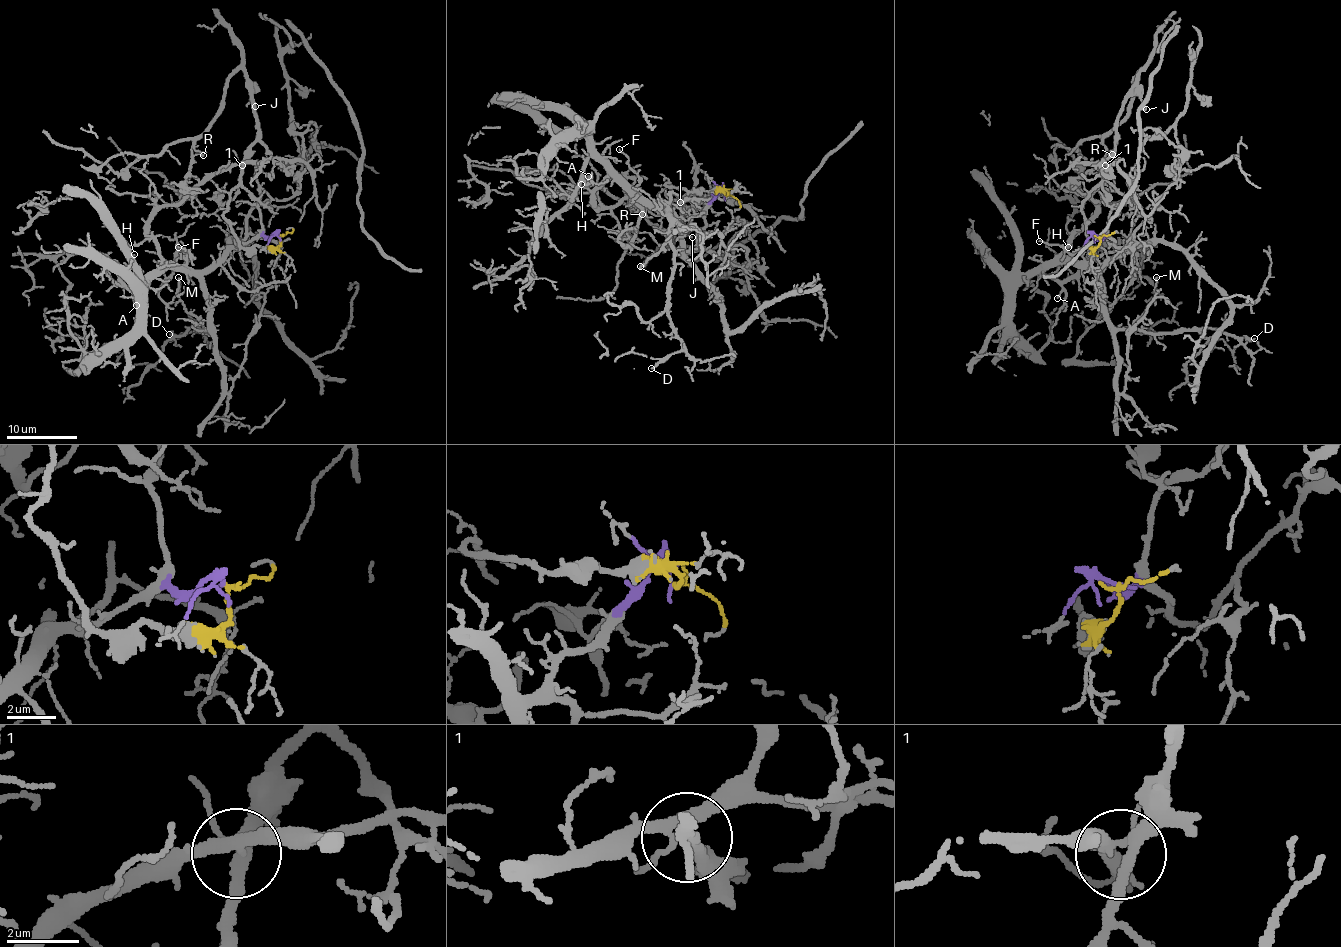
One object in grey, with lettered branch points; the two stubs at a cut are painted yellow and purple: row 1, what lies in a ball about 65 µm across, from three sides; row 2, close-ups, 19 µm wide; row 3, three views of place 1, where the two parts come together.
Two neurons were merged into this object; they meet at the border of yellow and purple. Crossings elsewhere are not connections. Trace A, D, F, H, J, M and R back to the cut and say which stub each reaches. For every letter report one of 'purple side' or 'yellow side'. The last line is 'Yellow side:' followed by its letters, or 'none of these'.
A: purple side
D: purple side
F: purple side
H: purple side
J: yellow side
M: purple side
R: yellow side
Yellow side: J, R

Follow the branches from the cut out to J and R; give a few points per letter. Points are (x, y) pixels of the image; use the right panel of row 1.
J: (1099, 236), (1095, 248), (1089, 248), (1082, 201), (1101, 183), (1123, 102), (1129, 95), (1137, 95), (1146, 110)
R: (1099, 236), (1089, 248), (1082, 201), (1101, 183), (1116, 117), (1141, 70), (1131, 113), (1103, 138), (1113, 155)

